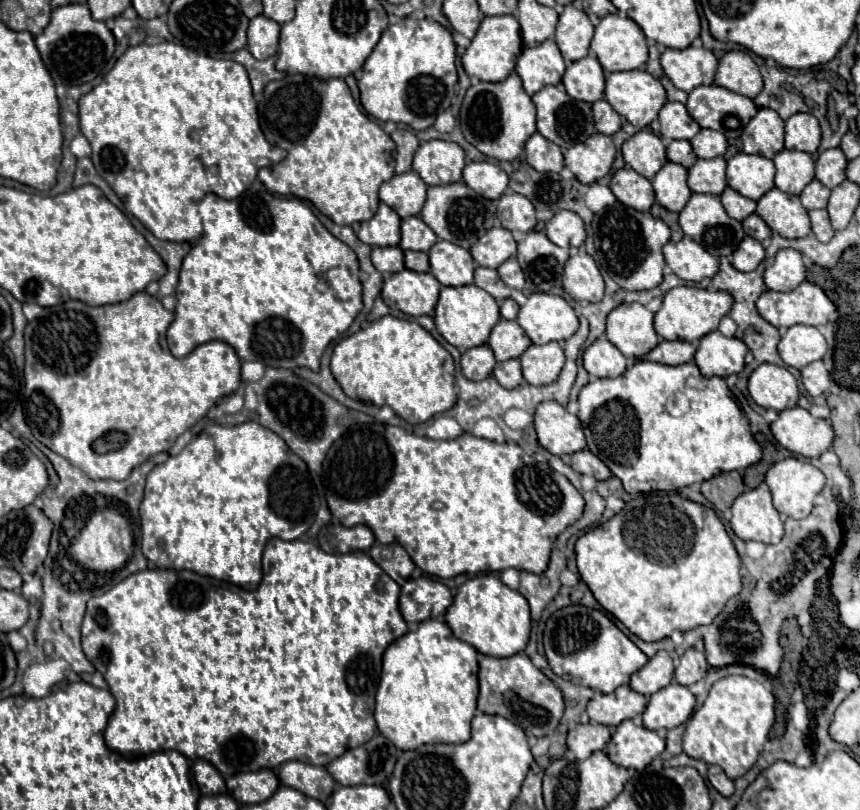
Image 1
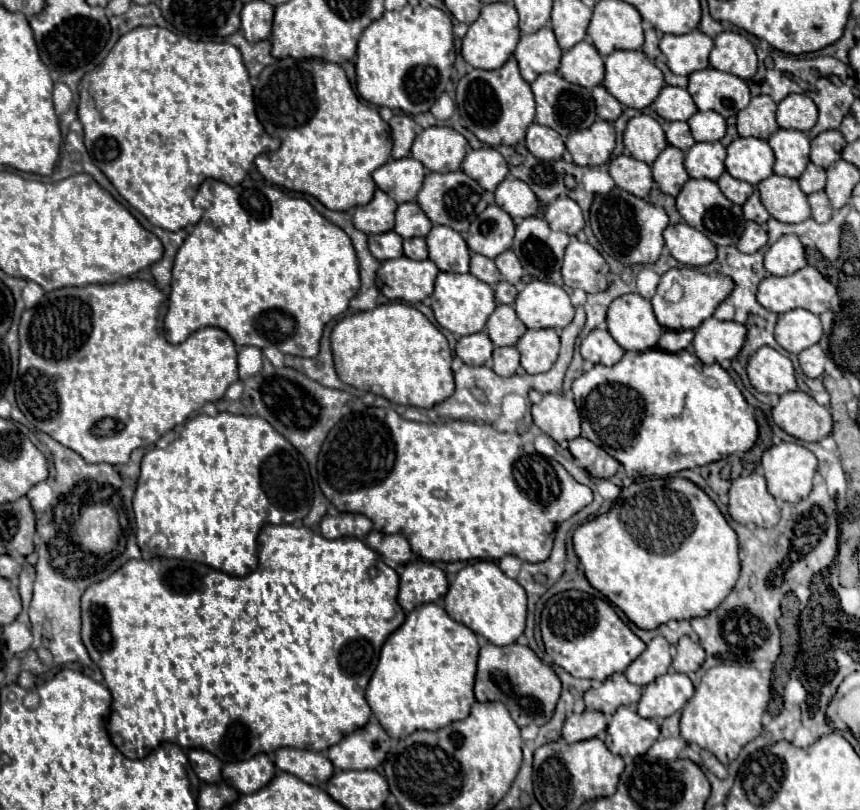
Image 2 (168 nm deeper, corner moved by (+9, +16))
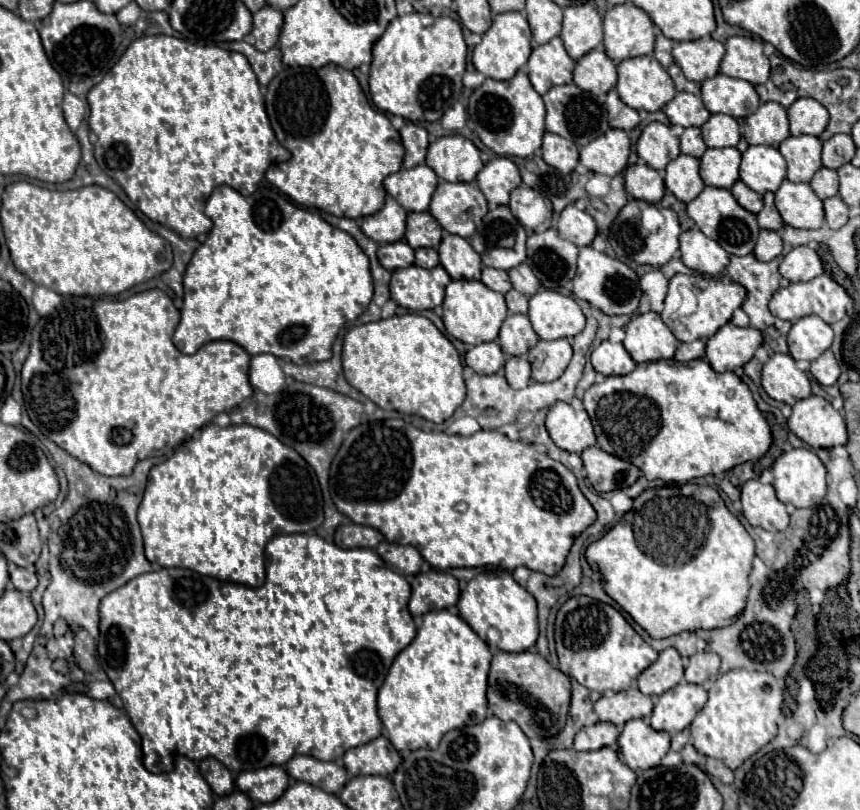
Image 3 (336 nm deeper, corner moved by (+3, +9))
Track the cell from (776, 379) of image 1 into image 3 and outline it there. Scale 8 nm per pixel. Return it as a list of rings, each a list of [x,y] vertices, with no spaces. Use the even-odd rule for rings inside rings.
[[[771,355],[771,359],[763,365],[761,385],[771,399],[787,405],[811,395],[807,373],[795,365],[791,355]]]

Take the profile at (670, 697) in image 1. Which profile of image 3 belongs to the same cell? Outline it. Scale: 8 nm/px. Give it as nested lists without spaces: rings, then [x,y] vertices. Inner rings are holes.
[[[681,681],[673,689],[655,699],[651,727],[657,731],[675,733],[685,729],[707,701],[707,691],[701,685]]]

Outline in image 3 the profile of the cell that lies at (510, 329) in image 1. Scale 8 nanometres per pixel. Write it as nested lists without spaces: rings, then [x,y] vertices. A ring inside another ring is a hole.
[[[509,313],[501,325],[497,343],[505,355],[525,355],[539,341],[527,315]]]

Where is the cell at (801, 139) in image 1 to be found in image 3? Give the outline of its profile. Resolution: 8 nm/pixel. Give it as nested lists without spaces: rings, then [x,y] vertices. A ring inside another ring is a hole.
[[[797,99],[787,107],[791,135],[815,135],[819,137],[829,123],[827,109],[815,99]]]

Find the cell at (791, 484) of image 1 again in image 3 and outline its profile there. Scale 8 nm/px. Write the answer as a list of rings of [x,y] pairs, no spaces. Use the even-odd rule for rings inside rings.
[[[791,449],[775,459],[771,473],[775,477],[773,487],[777,499],[783,503],[791,503],[795,507],[813,507],[825,497],[825,467],[819,457],[809,449]]]

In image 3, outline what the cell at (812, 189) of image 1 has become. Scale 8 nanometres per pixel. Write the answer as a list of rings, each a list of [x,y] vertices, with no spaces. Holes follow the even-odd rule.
[[[821,167],[821,169],[813,175],[813,179],[811,179],[811,183],[809,183],[809,185],[813,187],[813,191],[817,193],[817,197],[819,197],[819,199],[835,197],[835,195],[837,195],[837,191],[839,191],[837,173],[835,173],[833,169],[825,169],[825,167]]]

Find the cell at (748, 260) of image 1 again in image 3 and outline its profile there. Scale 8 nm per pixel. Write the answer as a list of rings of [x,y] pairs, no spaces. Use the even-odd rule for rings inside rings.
[[[761,229],[759,239],[757,239],[757,245],[755,245],[755,249],[753,249],[753,255],[755,255],[759,261],[771,261],[771,259],[775,259],[777,255],[781,255],[781,251],[783,251],[783,243],[781,243],[779,233]]]

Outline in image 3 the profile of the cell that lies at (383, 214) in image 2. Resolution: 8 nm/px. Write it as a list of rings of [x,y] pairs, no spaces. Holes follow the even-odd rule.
[[[387,195],[383,209],[369,217],[363,217],[361,231],[375,243],[401,241],[405,233],[405,217],[407,211],[391,195]]]

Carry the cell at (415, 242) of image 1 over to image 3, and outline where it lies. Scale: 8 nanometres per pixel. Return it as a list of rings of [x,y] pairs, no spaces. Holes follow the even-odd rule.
[[[423,211],[423,213],[409,213],[407,215],[405,241],[413,249],[419,249],[419,247],[433,247],[433,249],[437,249],[441,237],[443,237],[443,229],[437,223],[437,219],[433,219],[431,213]]]

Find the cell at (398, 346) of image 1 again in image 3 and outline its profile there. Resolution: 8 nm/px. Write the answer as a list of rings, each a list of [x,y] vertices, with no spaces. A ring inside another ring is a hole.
[[[415,313],[393,315],[389,319],[351,327],[343,339],[343,371],[347,383],[359,389],[381,409],[419,415],[433,423],[443,423],[449,419],[465,399],[463,367],[457,349],[427,317]]]

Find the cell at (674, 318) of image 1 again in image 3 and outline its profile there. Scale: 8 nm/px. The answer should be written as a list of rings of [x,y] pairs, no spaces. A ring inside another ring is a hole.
[[[693,273],[691,275],[675,275],[671,281],[669,281],[669,291],[675,291],[679,287],[687,287],[695,293],[697,297],[697,309],[691,313],[691,315],[681,315],[681,311],[675,307],[671,307],[671,299],[665,299],[665,309],[661,311],[661,319],[663,323],[671,329],[671,333],[683,341],[683,343],[689,343],[693,339],[709,339],[717,327],[725,325],[733,311],[737,307],[741,307],[741,303],[745,301],[745,289],[739,285],[739,283],[725,283],[721,279],[716,279],[707,275],[699,273]],[[715,325],[715,329],[711,329]]]

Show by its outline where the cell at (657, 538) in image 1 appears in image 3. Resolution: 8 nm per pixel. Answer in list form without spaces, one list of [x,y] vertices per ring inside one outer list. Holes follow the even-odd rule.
[[[683,483],[645,489],[633,507],[625,513],[601,539],[593,541],[585,559],[593,571],[601,573],[605,593],[627,611],[637,625],[651,637],[663,639],[681,631],[727,627],[745,609],[749,593],[749,571],[755,557],[755,543],[739,523],[739,519],[725,507],[719,493],[705,485]]]

